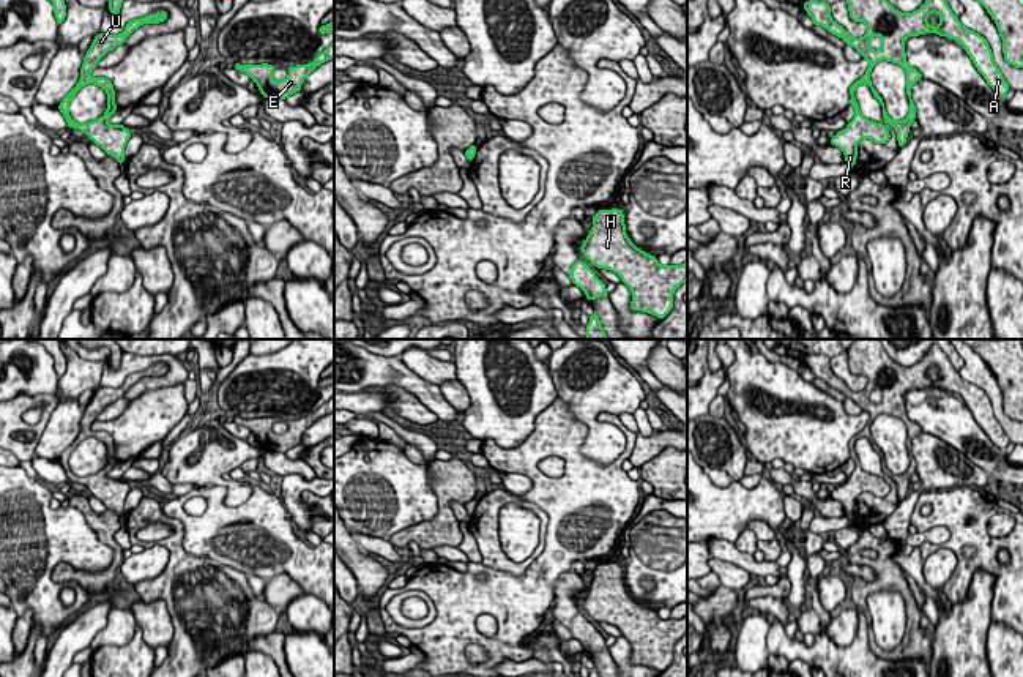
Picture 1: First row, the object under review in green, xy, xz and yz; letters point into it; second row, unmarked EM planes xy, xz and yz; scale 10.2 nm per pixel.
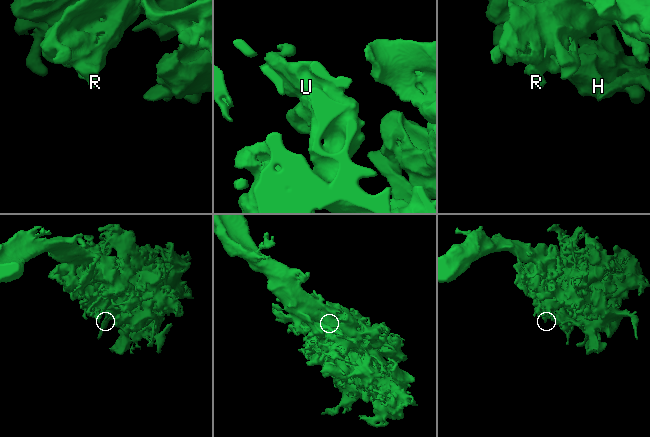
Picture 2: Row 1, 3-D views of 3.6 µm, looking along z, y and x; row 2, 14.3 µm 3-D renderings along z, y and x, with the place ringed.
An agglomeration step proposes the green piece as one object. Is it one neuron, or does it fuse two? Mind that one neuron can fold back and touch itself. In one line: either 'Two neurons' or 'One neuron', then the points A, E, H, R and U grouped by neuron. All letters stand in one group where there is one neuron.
One neuron. Groups: A E H R U

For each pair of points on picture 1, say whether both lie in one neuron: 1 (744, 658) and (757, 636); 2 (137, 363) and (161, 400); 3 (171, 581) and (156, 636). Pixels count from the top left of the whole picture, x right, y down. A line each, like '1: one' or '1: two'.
1: one
2: two
3: two

